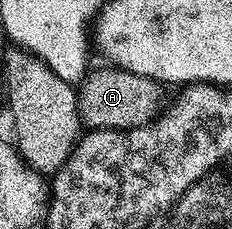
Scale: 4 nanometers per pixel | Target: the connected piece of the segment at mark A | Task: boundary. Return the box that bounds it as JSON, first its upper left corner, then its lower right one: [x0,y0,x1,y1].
[75,66,163,132]

